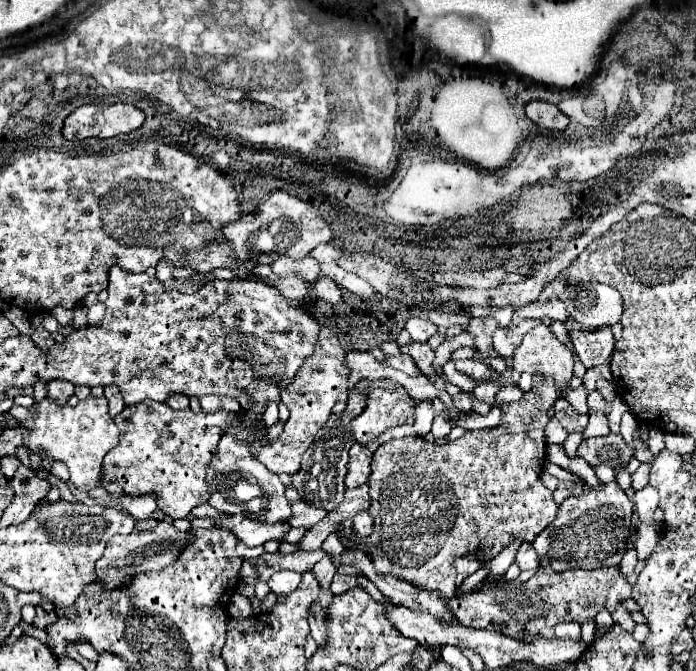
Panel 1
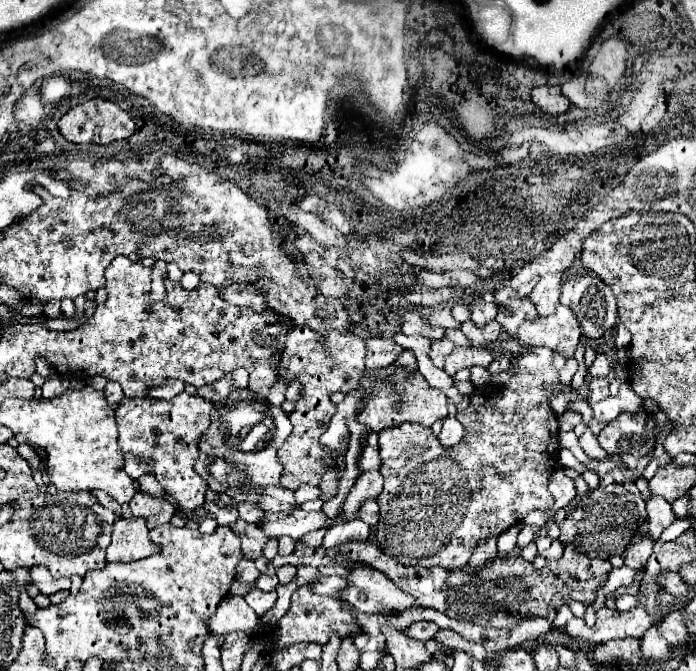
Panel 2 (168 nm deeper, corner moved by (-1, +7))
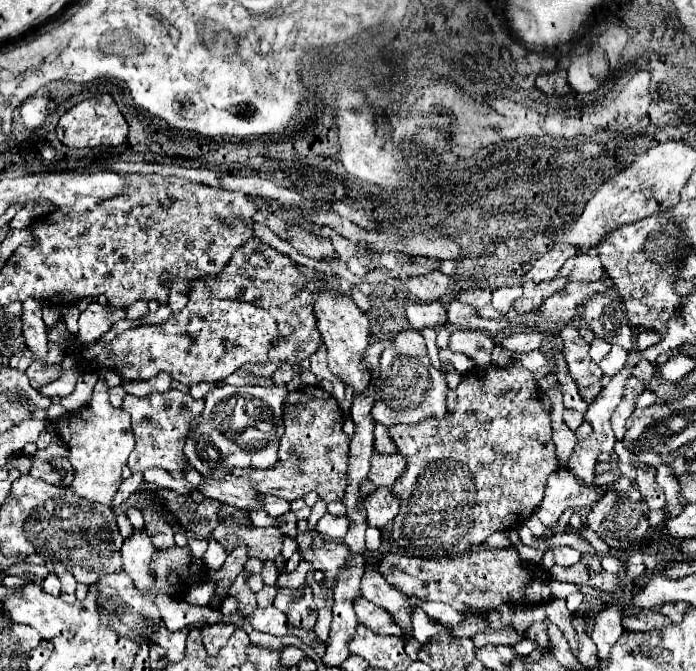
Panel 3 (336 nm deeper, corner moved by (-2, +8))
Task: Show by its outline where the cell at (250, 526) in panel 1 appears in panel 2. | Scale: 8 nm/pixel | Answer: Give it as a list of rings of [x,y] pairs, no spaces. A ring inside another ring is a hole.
[[[294,510],[294,512],[272,512],[266,514],[264,522],[260,524],[260,528],[272,536],[290,536],[294,540],[298,540],[300,536],[308,534],[308,532],[316,532],[320,528],[330,528],[334,526],[334,522],[320,510],[320,512],[306,512],[306,510]]]

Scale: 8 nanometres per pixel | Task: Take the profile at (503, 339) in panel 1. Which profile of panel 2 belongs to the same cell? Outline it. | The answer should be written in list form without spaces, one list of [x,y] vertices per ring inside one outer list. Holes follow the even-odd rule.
[[[512,298],[508,300],[500,310],[498,310],[498,316],[496,320],[502,324],[502,328],[514,336],[518,326],[524,322],[524,320],[532,320],[536,316],[536,308],[534,304],[528,300],[528,298]]]

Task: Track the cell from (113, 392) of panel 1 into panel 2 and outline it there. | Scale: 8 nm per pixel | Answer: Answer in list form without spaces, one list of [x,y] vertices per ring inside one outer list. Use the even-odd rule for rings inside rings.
[[[108,382],[106,384],[106,390],[104,390],[104,394],[106,394],[106,400],[108,400],[108,404],[112,406],[112,408],[116,408],[118,406],[118,402],[122,400],[122,388],[120,388],[120,384],[116,384],[116,382]]]

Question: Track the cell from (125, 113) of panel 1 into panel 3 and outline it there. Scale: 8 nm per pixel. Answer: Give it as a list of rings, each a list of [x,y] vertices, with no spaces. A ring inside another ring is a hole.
[[[103,93],[99,97],[87,99],[75,107],[71,107],[59,119],[59,125],[57,125],[57,137],[67,147],[99,147],[99,145],[115,147],[115,145],[125,143],[127,133],[129,133],[129,125],[109,93]]]

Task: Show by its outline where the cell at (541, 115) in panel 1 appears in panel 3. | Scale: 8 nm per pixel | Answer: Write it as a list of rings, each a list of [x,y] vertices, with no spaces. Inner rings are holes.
[[[557,71],[557,73],[551,73],[551,75],[539,75],[535,85],[545,95],[567,95],[567,93],[571,93],[565,71]]]

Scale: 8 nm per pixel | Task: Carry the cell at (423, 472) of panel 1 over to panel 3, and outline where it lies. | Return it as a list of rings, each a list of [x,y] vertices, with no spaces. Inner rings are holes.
[[[519,361],[503,369],[493,365],[487,369],[473,367],[461,377],[455,391],[459,401],[443,419],[425,419],[417,425],[395,425],[389,429],[397,453],[405,455],[407,461],[405,475],[391,487],[397,499],[401,499],[401,511],[391,525],[391,541],[387,547],[391,553],[437,559],[475,551],[487,535],[521,527],[539,507],[547,477],[559,469],[551,439],[551,417],[541,405],[541,389],[533,373]]]

